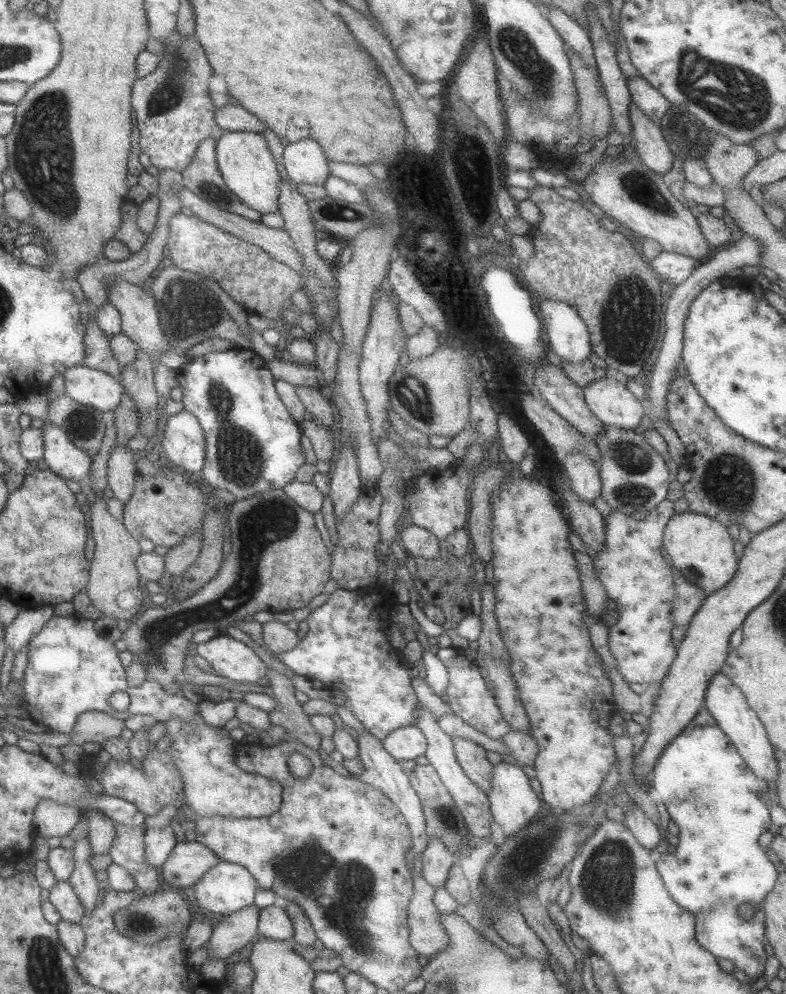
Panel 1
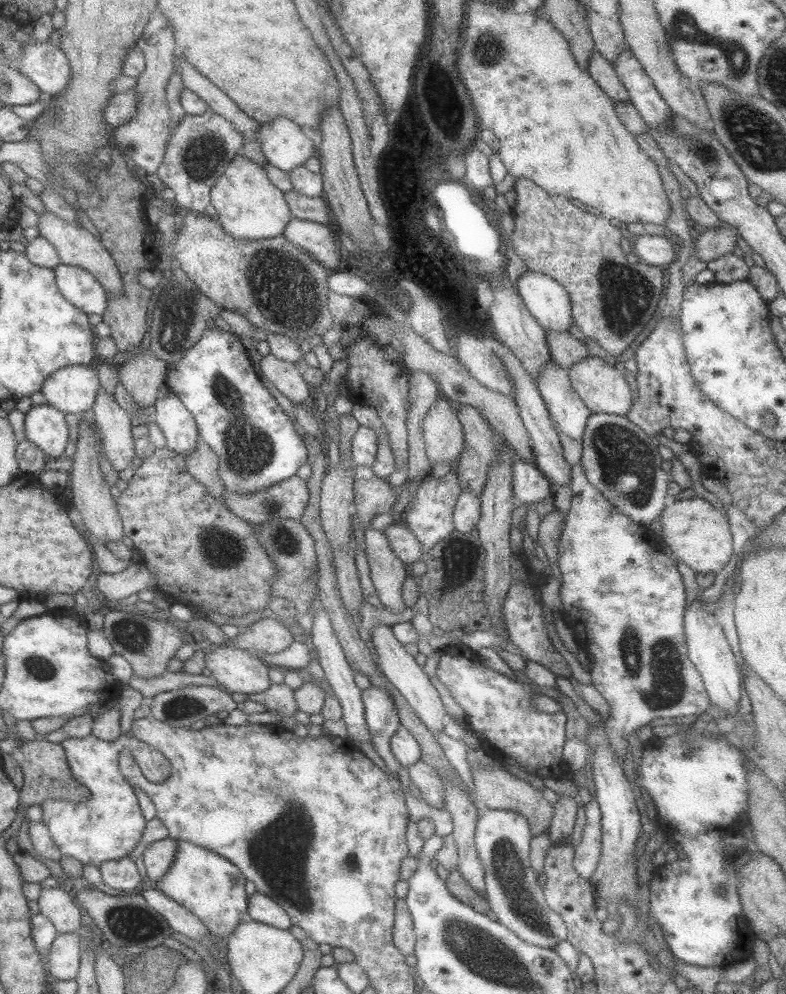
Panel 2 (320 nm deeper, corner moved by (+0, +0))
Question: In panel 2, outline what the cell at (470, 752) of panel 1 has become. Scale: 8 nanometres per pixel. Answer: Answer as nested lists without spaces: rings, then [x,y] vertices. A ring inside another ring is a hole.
[[[487,766],[480,769],[471,767],[471,771],[473,772],[475,790],[473,798],[482,808],[510,810],[521,814],[529,822],[534,836],[543,834],[546,828],[551,825],[554,805],[542,795],[542,791],[536,790],[534,786],[522,781],[502,767]]]

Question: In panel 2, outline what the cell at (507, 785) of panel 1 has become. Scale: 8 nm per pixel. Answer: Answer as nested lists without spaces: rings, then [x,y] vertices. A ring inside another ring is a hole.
[[[481,808],[475,828],[475,847],[485,868],[485,896],[492,910],[506,928],[512,930],[522,940],[542,948],[554,949],[557,944],[567,940],[568,929],[563,918],[552,910],[546,902],[543,886],[538,883],[538,874],[530,863],[530,840],[533,838],[529,822],[517,812]]]

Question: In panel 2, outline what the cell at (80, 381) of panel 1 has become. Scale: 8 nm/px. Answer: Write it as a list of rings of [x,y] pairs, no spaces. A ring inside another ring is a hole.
[[[78,364],[49,374],[41,391],[48,405],[66,414],[86,414],[91,411],[100,387],[96,367]]]

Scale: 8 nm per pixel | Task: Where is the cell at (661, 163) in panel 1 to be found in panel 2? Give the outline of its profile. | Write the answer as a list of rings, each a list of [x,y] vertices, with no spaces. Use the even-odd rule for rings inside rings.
[[[596,49],[588,66],[588,73],[614,103],[630,102],[628,90],[622,85],[620,77],[616,75],[616,70],[602,54],[598,54]]]

